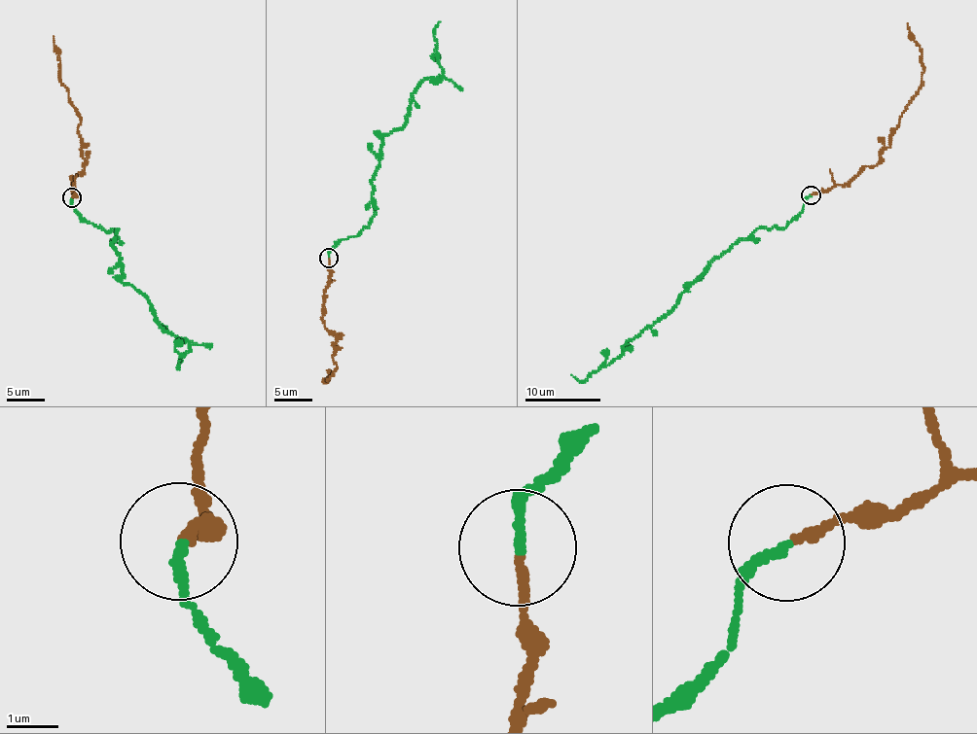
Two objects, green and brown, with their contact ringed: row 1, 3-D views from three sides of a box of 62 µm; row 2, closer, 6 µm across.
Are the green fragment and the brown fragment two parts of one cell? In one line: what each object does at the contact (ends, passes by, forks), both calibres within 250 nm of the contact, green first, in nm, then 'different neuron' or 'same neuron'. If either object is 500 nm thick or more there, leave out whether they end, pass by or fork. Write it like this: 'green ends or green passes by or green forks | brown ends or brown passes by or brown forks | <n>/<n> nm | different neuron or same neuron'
green ends | brown ends | 190/170 nm | different neuron

